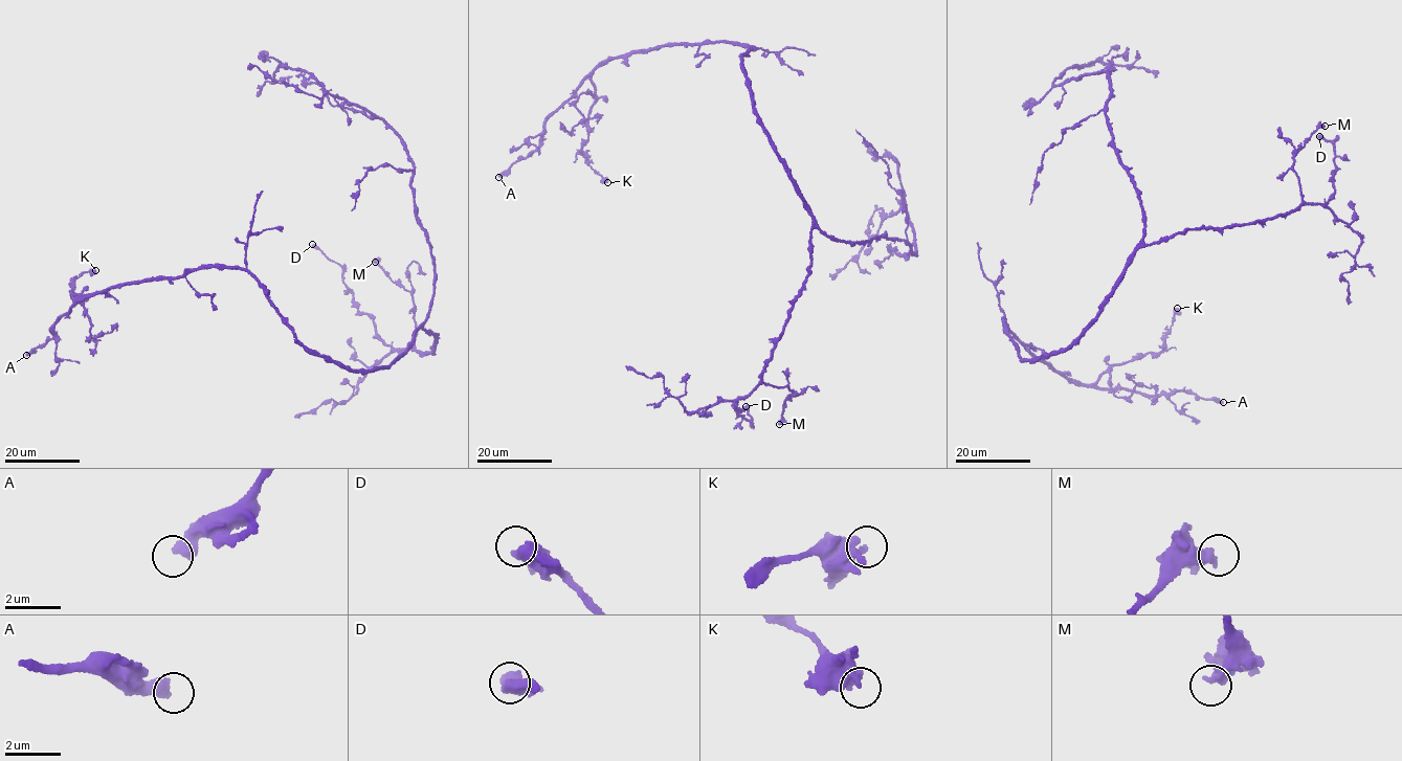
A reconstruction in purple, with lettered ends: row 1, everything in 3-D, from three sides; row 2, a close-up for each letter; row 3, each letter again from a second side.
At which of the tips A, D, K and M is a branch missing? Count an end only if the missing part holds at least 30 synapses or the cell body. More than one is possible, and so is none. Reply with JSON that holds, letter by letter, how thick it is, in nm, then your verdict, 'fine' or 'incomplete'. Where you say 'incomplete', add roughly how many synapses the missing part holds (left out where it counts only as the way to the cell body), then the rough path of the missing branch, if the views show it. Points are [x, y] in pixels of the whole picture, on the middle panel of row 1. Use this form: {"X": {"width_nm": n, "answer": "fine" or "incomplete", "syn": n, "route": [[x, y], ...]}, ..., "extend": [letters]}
{"A": {"width_nm": 440, "answer": "incomplete", "syn": 50}, "D": {"width_nm": 400, "answer": "fine"}, "K": {"width_nm": 320, "answer": "fine"}, "M": {"width_nm": 460, "answer": "fine"}, "extend": ["A"]}

